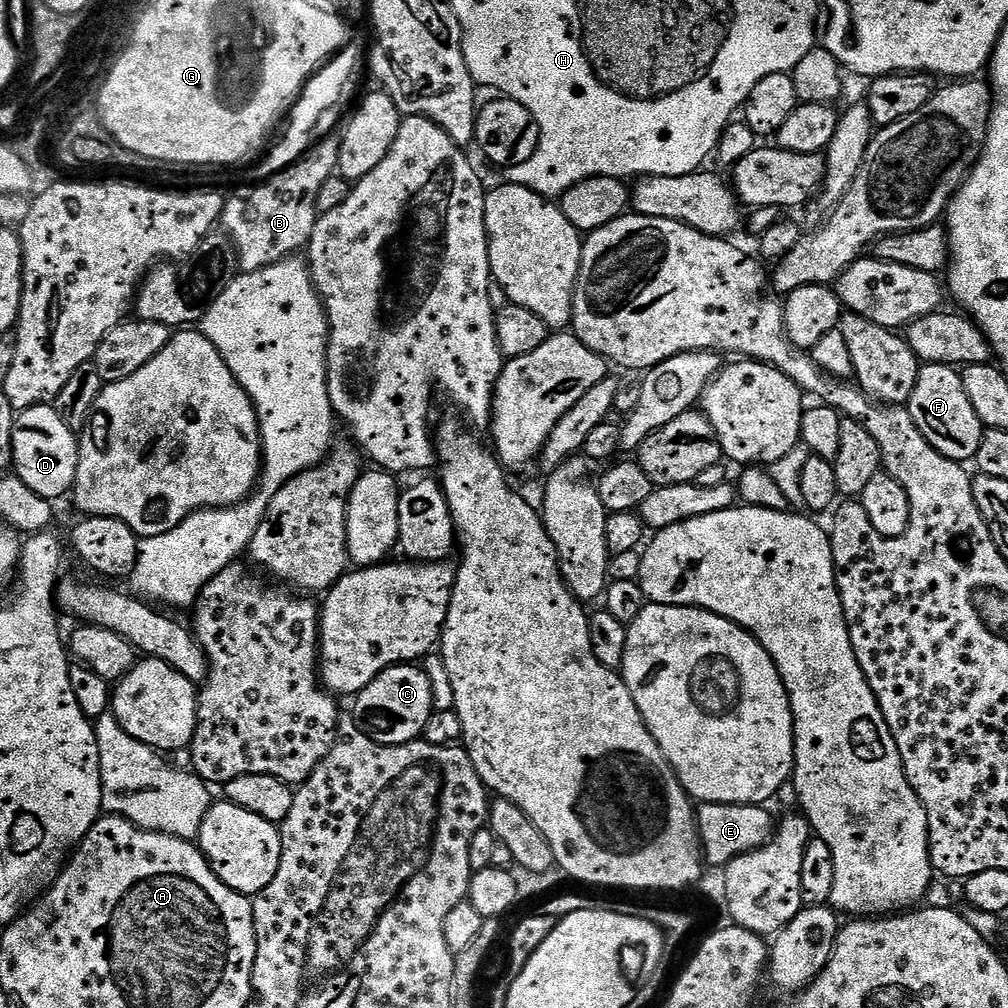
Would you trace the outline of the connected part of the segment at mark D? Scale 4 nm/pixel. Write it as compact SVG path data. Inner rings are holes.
M51 403L39 404L16 412L12 435L12 468L14 475L34 494L56 502L59 496L67 497L76 483L80 442L77 433L71 432L62 422Z

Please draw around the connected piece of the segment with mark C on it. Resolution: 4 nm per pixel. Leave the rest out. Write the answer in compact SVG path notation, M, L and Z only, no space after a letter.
M415 663L395 664L393 668L382 670L351 704L350 715L356 728L362 730L366 738L386 746L402 746L421 739L437 707L431 678Z

